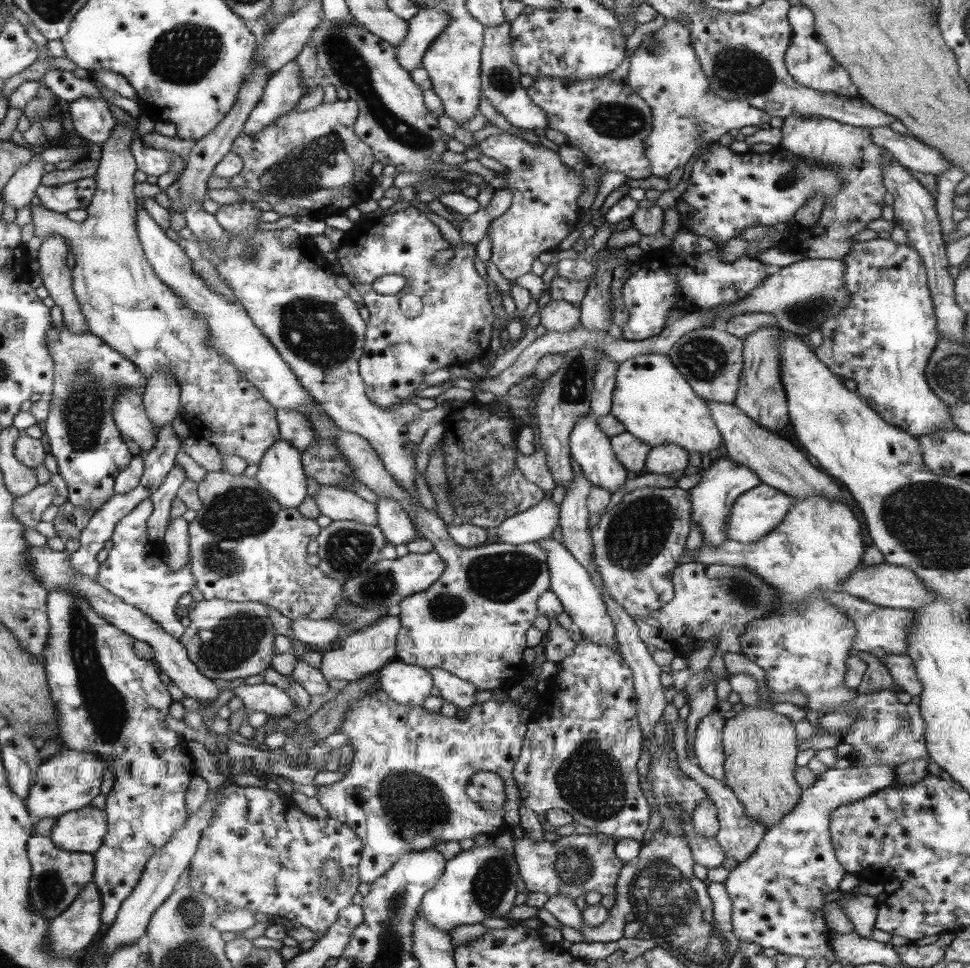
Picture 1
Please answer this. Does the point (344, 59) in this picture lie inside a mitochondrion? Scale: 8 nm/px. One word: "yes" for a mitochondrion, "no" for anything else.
yes

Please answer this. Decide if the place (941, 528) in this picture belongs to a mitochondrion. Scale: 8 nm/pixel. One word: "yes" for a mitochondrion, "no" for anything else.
yes

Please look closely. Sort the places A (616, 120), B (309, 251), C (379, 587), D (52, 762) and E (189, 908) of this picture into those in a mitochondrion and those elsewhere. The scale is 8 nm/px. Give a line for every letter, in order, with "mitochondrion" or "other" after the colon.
A: mitochondrion
B: other
C: mitochondrion
D: other
E: mitochondrion

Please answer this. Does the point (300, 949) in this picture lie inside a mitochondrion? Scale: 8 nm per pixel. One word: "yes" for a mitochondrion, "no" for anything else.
no

